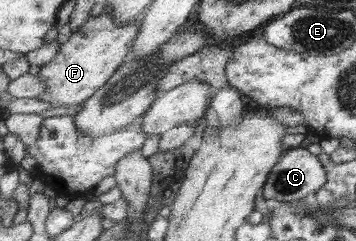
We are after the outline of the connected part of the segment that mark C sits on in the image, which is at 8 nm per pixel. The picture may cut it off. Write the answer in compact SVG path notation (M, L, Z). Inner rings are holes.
M294 147L281 159L264 187L263 198L273 203L304 200L317 193L328 181L326 168L316 154Z

